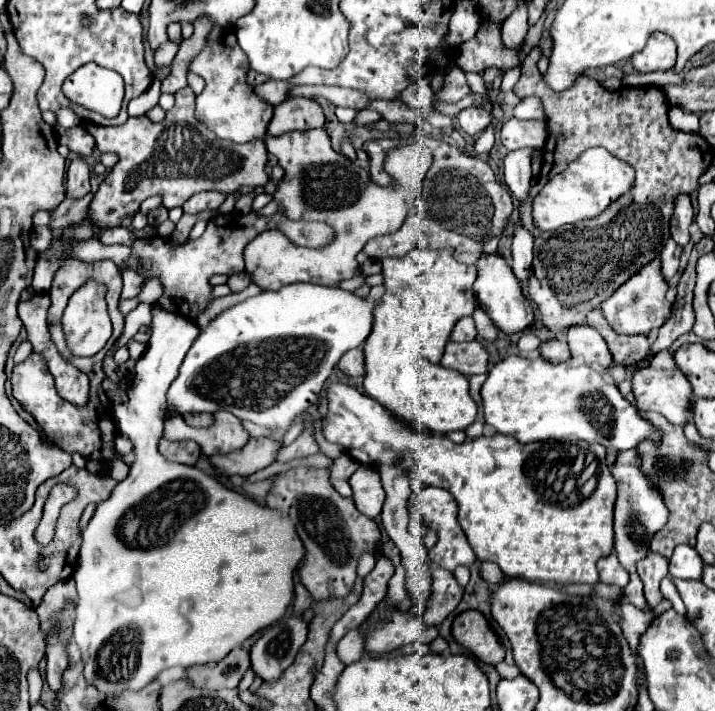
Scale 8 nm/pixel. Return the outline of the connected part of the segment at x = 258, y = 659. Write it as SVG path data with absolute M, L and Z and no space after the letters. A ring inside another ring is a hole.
M289 617L285 623L271 625L251 647L251 667L257 677L261 677L263 683L277 681L295 661L305 639L307 623L303 619Z

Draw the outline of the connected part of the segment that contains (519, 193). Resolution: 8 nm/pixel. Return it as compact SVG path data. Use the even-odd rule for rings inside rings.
M523 147L523 149L509 151L503 159L505 183L519 203L521 203L521 199L525 199L525 195L531 187L531 153L533 153L533 149Z

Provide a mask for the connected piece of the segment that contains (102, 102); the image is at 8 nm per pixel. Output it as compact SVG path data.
M87 63L69 75L62 91L71 102L89 111L103 117L117 117L123 101L123 79L115 71Z

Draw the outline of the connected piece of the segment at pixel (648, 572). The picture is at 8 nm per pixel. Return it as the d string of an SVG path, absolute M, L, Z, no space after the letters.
M649 551L649 555L641 559L641 563L637 563L637 573L641 575L645 585L645 599L647 599L649 611L653 611L663 599L659 591L659 583L667 575L667 559L661 559L661 555Z

